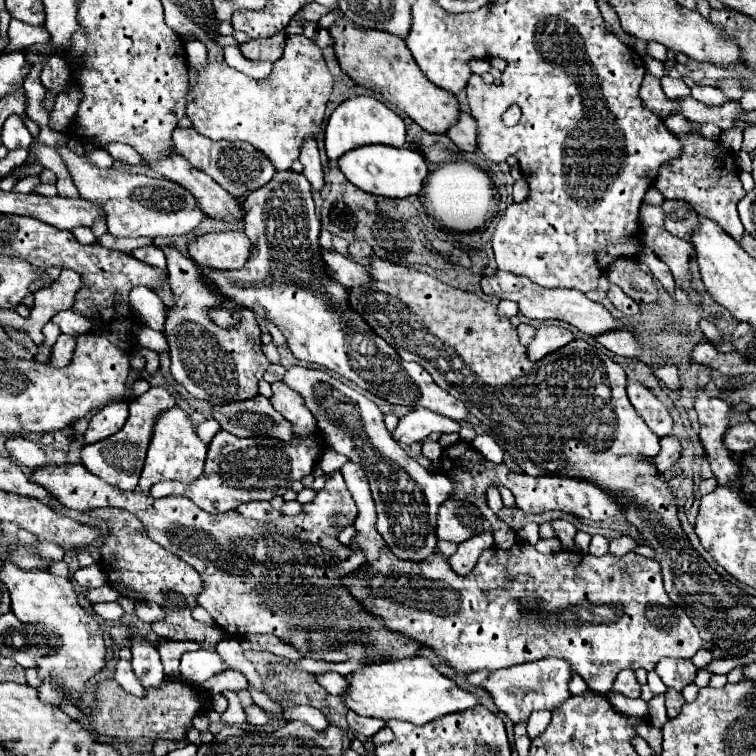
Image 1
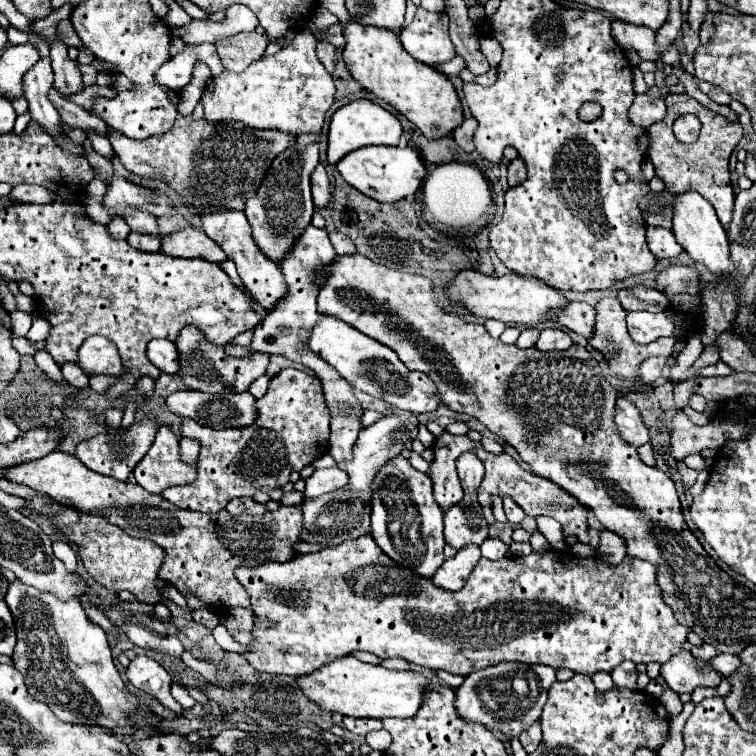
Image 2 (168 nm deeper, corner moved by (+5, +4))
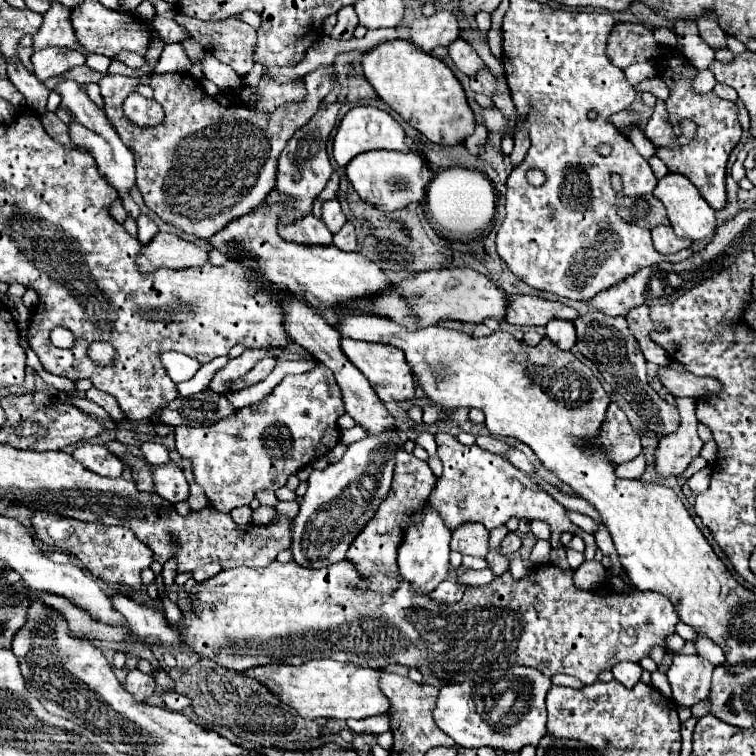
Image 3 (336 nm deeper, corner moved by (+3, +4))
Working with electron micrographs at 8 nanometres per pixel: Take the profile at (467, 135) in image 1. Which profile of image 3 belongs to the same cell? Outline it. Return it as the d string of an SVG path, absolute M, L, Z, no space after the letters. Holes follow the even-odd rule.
M477 125L475 127L475 131L473 131L473 135L471 137L467 137L465 141L463 141L463 145L467 147L467 151L471 153L471 155L477 155L479 153L479 147L485 143L485 139L487 139L487 129L483 127L483 125Z

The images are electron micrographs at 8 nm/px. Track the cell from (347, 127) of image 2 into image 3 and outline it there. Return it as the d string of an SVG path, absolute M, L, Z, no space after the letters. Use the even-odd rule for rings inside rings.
M369 105L353 107L351 111L347 111L347 115L343 117L343 121L337 129L335 143L333 143L333 157L339 163L339 167L345 167L355 155L365 153L365 151L373 151L373 149L405 151L407 149L405 131L387 111L381 111L381 109L369 107Z

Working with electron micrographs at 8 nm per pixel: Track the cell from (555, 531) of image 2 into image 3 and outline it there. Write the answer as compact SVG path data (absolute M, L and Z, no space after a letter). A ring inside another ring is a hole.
M531 521L531 531L537 539L549 539L551 537L551 529L545 521Z

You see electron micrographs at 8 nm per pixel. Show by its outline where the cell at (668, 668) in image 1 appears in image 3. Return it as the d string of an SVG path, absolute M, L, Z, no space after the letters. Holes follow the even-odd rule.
M675 655L667 671L673 699L679 707L693 707L711 691L713 665L699 655Z

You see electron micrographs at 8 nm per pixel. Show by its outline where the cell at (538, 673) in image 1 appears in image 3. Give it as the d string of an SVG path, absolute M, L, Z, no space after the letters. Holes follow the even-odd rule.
M515 665L513 669L497 669L493 673L485 673L471 681L463 681L461 685L445 683L439 691L437 707L433 711L433 719L441 731L457 741L463 747L481 747L489 745L493 749L503 751L519 751L525 745L537 745L545 735L547 711L545 711L545 695L551 689L551 679L537 673L537 669ZM507 689L515 691L515 701L509 705L503 699Z

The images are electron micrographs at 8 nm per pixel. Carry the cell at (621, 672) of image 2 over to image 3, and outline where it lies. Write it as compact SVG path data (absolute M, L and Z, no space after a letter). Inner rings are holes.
M617 663L617 665L613 665L611 673L621 685L635 687L639 683L639 679L641 679L643 669L641 669L639 663Z

